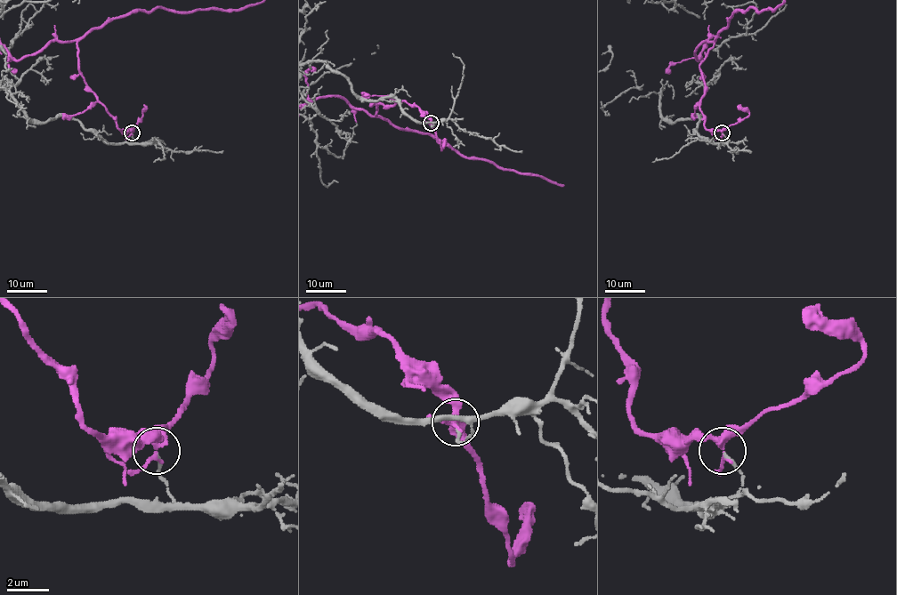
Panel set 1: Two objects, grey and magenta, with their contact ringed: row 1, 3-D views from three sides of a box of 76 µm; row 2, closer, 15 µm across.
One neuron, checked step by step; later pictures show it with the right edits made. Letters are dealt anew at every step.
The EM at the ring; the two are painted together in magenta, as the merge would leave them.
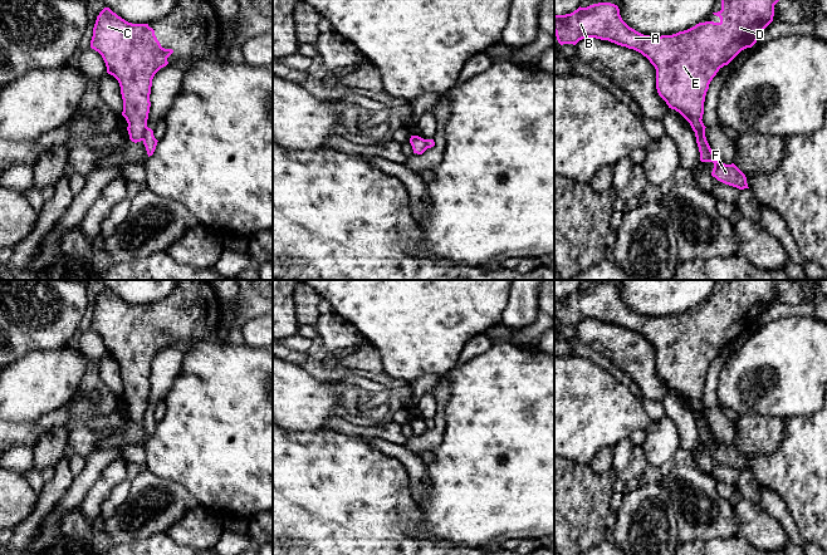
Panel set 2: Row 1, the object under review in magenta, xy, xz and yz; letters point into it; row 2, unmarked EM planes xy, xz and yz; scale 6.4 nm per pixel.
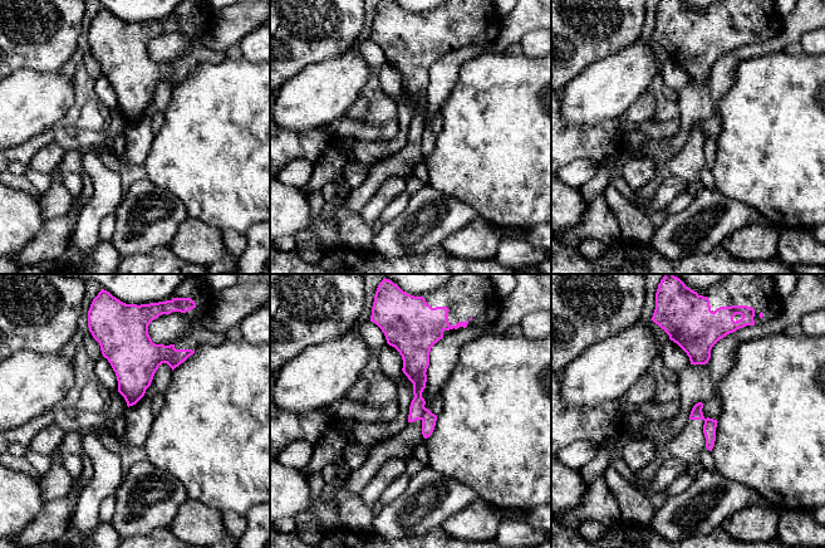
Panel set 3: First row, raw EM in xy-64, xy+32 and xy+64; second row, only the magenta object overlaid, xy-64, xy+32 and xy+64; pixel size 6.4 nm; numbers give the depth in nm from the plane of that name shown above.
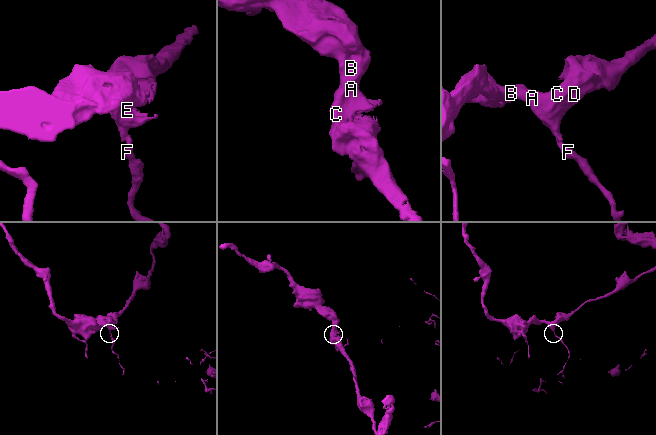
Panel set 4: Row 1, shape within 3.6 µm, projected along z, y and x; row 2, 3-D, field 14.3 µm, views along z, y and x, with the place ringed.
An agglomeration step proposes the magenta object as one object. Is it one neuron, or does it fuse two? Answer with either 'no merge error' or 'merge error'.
merge error

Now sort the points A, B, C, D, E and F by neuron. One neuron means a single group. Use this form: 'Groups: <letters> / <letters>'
Groups: A B C D E / F

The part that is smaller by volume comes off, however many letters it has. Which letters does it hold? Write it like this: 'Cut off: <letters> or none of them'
Cut off: F

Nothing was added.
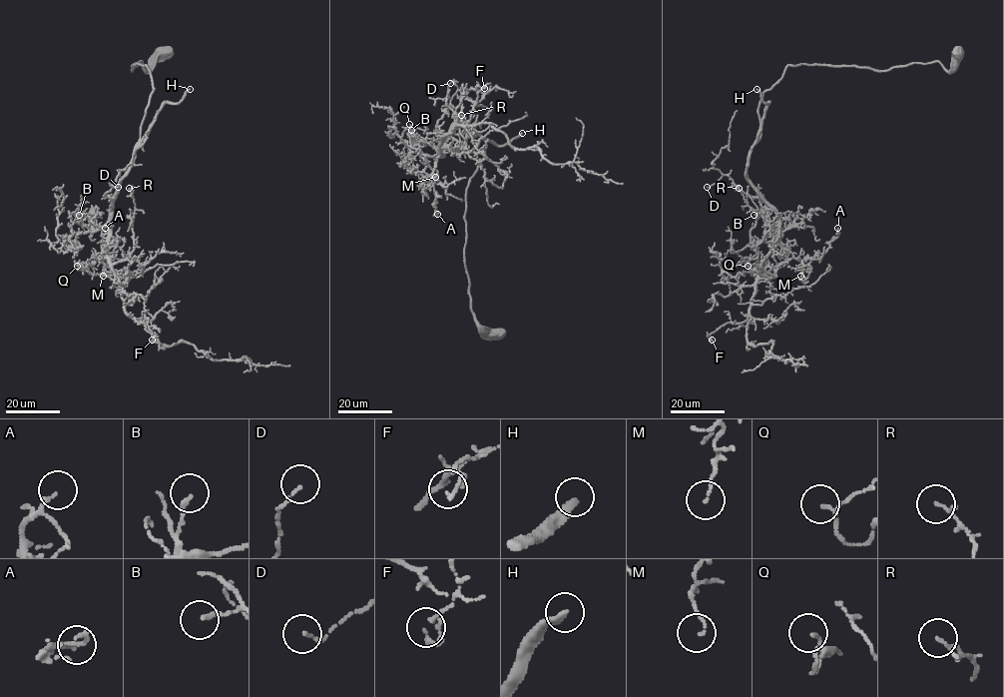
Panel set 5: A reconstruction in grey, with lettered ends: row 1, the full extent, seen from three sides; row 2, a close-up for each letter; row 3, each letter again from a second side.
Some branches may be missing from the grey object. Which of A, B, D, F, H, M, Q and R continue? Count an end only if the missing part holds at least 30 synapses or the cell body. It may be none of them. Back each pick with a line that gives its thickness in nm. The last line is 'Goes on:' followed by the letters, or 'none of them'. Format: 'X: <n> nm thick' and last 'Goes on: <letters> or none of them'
H: 240 nm thick
Goes on: H

